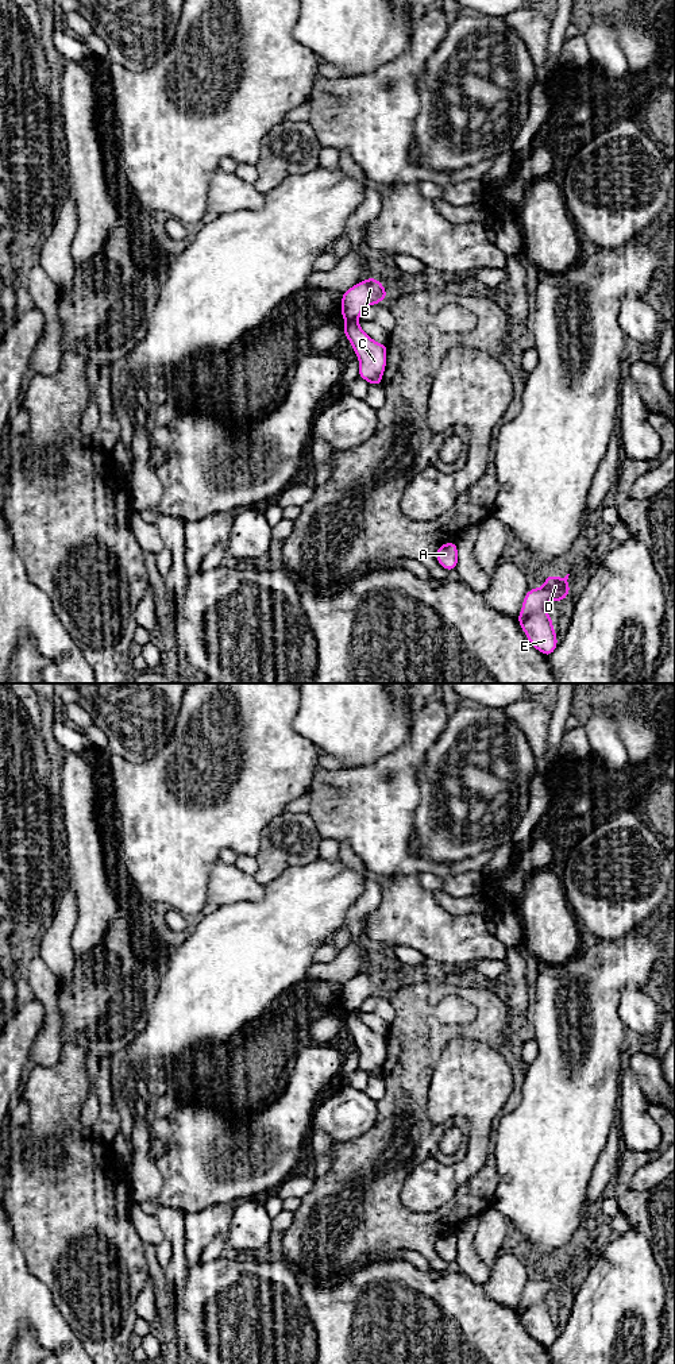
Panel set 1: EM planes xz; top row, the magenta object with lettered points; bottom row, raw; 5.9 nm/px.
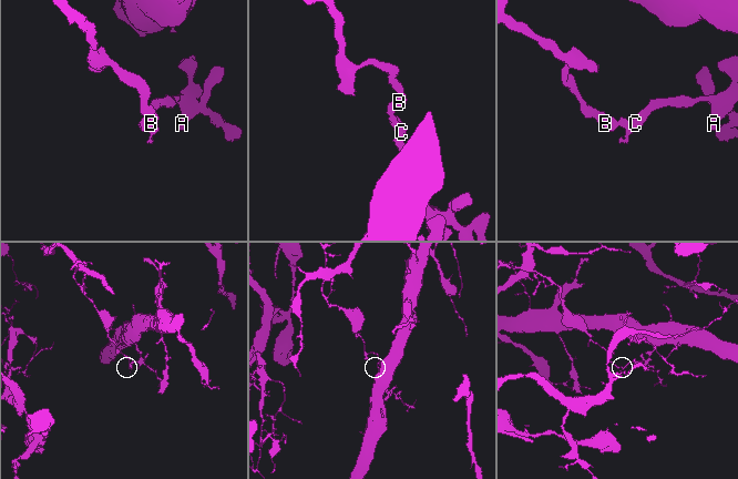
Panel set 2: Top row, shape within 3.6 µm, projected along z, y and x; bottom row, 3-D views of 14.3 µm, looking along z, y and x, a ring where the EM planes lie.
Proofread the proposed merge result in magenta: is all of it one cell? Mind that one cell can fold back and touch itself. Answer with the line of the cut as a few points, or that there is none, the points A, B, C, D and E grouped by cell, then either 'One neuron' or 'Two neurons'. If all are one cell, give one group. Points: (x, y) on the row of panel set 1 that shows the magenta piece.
Split along xz (357, 320), (347, 322). Groups: A C D E / B. Two neurons

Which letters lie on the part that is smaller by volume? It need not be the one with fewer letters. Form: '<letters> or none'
B

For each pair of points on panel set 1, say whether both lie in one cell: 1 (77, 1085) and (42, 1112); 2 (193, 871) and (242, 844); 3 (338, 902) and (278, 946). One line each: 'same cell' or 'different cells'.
1: same cell
2: same cell
3: same cell

